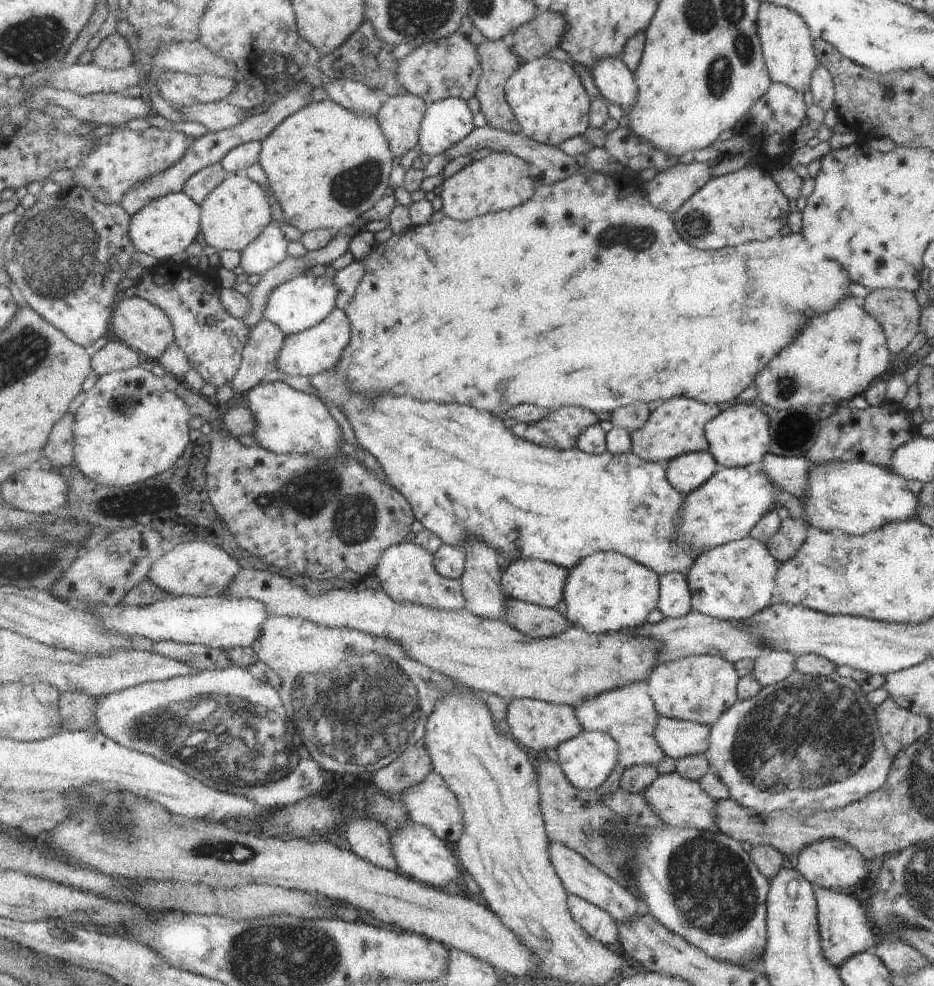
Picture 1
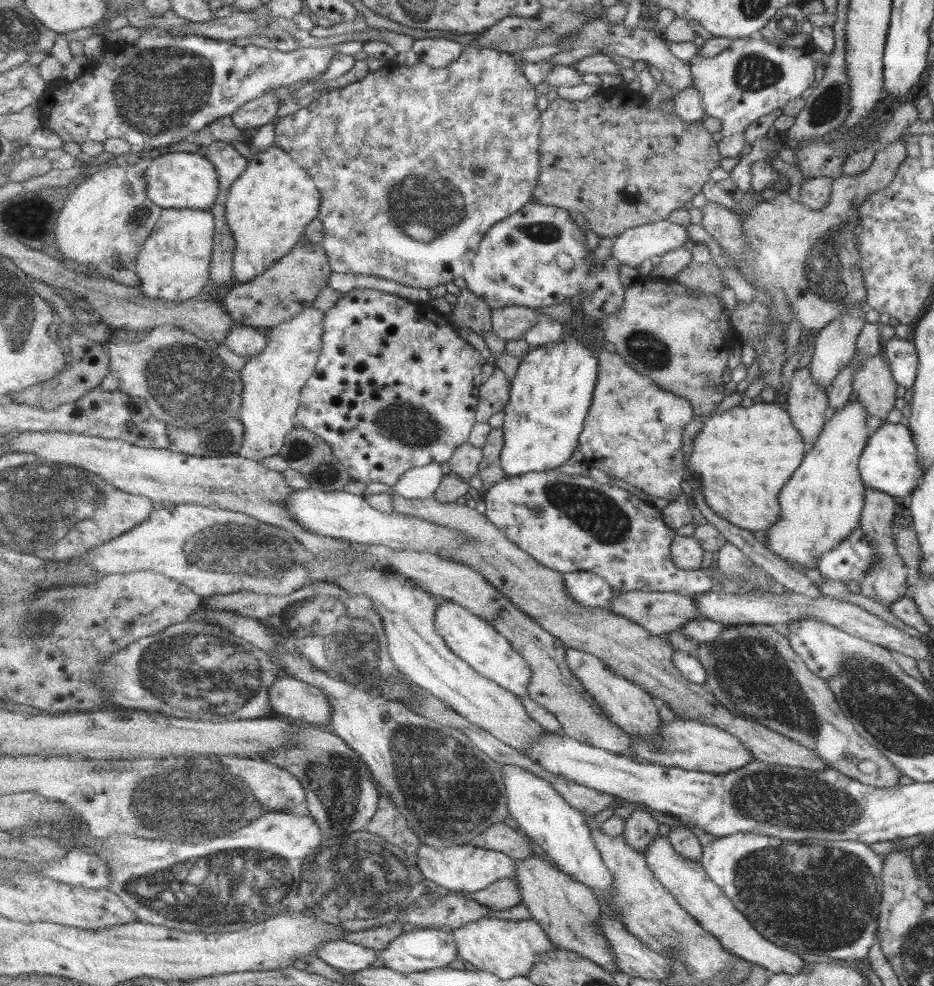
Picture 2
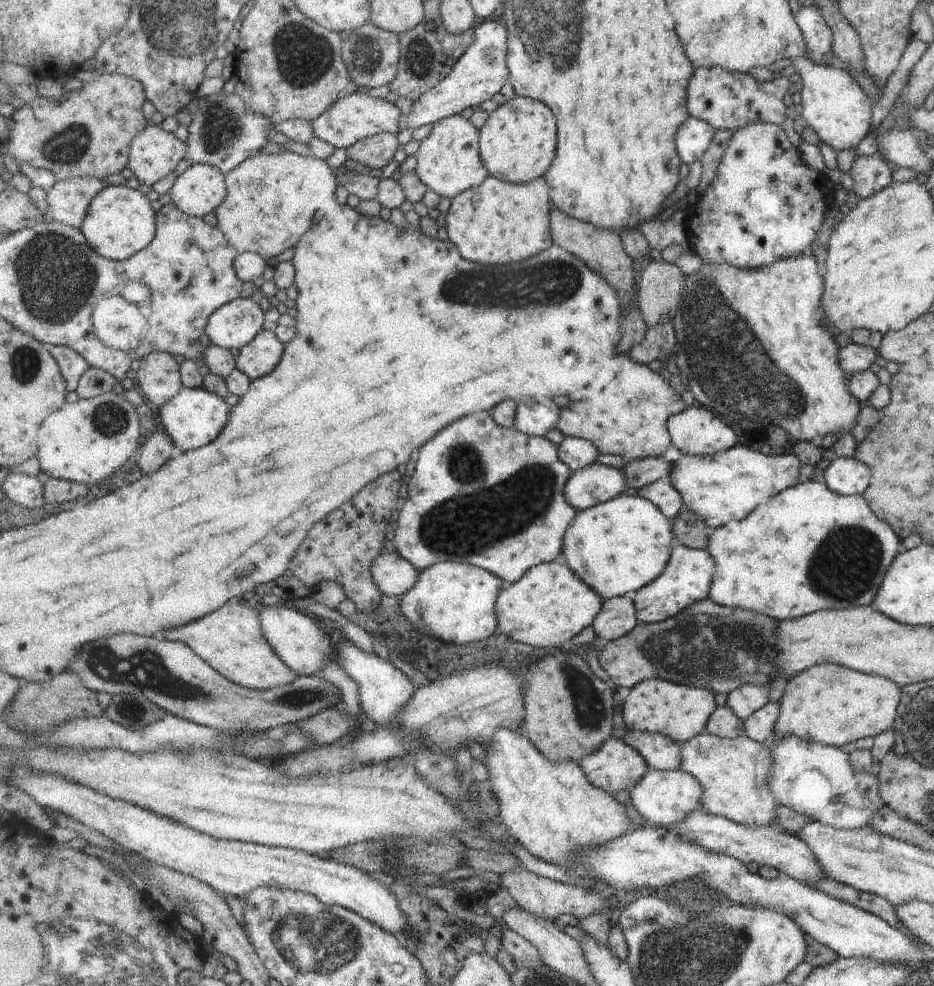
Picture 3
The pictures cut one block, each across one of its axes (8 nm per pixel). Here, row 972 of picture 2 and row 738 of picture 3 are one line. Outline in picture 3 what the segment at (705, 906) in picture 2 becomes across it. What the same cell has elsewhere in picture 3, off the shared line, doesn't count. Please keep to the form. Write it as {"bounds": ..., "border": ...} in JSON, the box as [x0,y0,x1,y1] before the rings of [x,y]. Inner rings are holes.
{"bounds":[768,734,884,829],"border":[[[774,734],[771,746],[768,748],[773,758],[769,787],[780,806],[793,808],[812,821],[820,821],[837,829],[870,827],[873,817],[883,807],[884,802],[879,793],[876,773],[856,770],[849,761],[849,754],[841,749],[820,743],[809,743],[796,737],[781,739]]]}

